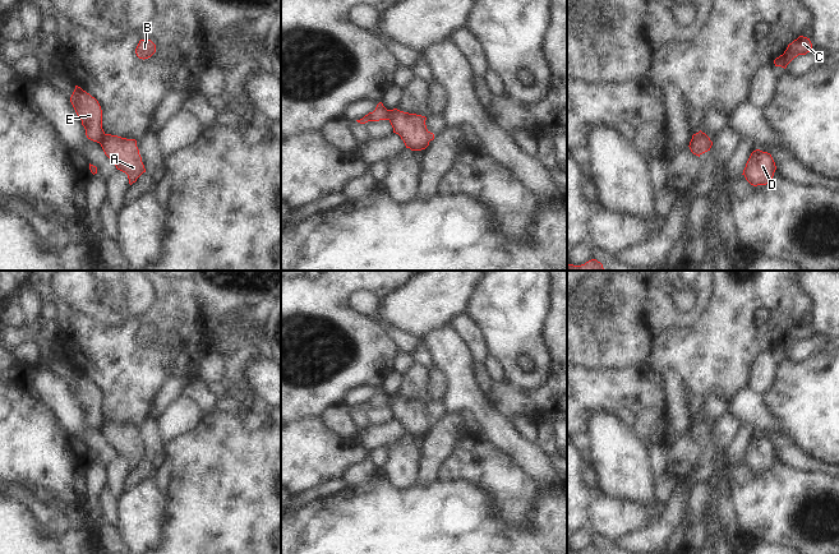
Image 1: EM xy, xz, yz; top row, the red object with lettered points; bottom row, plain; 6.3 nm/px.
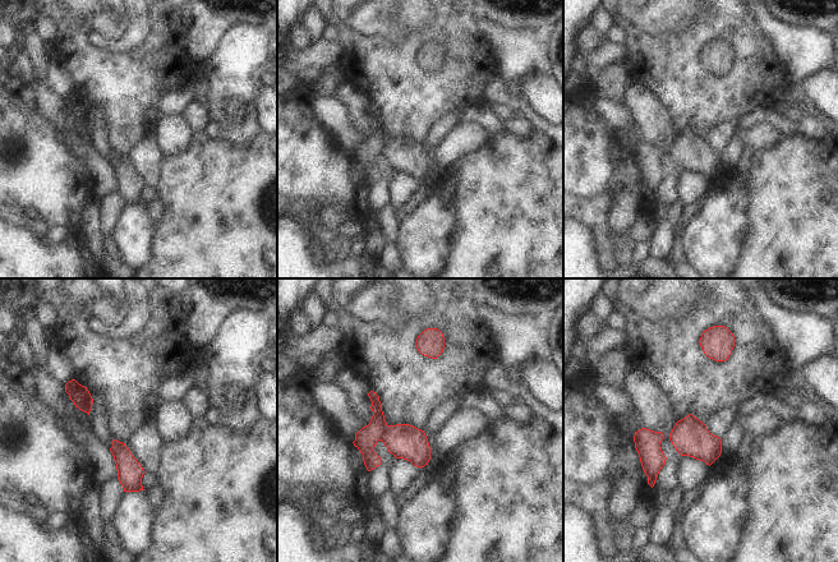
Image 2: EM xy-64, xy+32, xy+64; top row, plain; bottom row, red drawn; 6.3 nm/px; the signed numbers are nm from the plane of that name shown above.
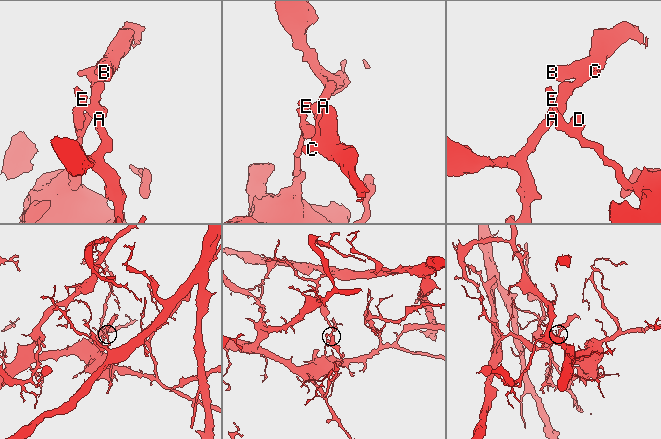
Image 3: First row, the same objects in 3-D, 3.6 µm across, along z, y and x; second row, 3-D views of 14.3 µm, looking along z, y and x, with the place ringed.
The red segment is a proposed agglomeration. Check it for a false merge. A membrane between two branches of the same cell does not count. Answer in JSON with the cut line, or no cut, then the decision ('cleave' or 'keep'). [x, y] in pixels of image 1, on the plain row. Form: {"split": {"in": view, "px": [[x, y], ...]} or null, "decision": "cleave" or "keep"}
{"split": {"in": "xz", "px": [[391, 396], [387, 405]]}, "decision": "cleave"}

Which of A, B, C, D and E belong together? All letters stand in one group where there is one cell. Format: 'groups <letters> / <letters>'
groups A B C / D E

